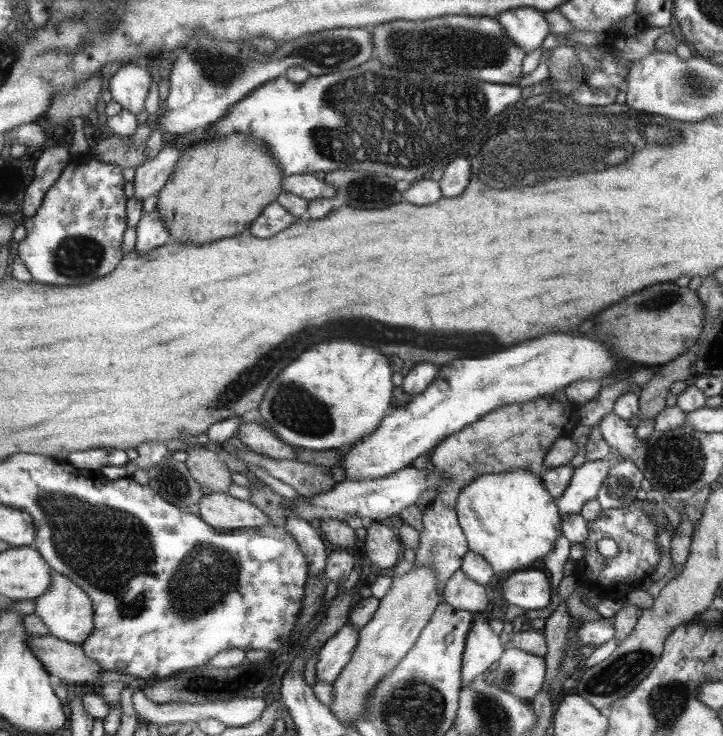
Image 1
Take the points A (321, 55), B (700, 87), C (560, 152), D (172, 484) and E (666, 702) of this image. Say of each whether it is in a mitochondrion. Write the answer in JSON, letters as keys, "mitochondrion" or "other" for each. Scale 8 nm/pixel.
{"A":"mitochondrion","B":"mitochondrion","C":"mitochondrion","D":"mitochondrion","E":"mitochondrion"}

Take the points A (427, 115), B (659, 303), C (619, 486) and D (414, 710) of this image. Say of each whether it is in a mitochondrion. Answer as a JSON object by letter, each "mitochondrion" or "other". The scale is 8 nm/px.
{"A":"mitochondrion","B":"mitochondrion","C":"mitochondrion","D":"mitochondrion"}

